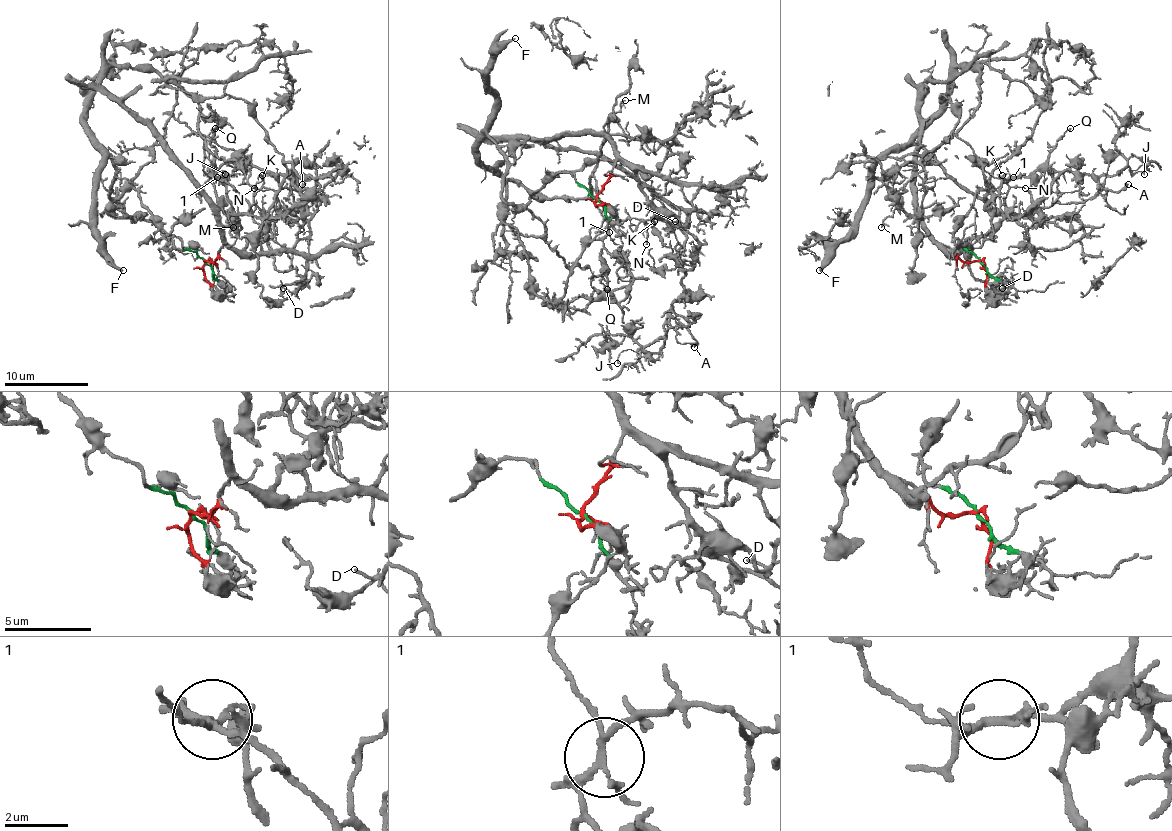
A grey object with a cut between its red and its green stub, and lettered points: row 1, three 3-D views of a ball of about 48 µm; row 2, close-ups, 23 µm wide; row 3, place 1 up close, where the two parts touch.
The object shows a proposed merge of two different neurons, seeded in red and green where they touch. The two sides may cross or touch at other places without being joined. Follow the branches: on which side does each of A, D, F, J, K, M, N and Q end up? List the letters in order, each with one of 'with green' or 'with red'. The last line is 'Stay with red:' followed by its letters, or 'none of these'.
A: with red
D: with red
F: with green
J: with red
K: with red
M: with green
N: with red
Q: with red
Stay with red: A, D, J, K, N, Q

